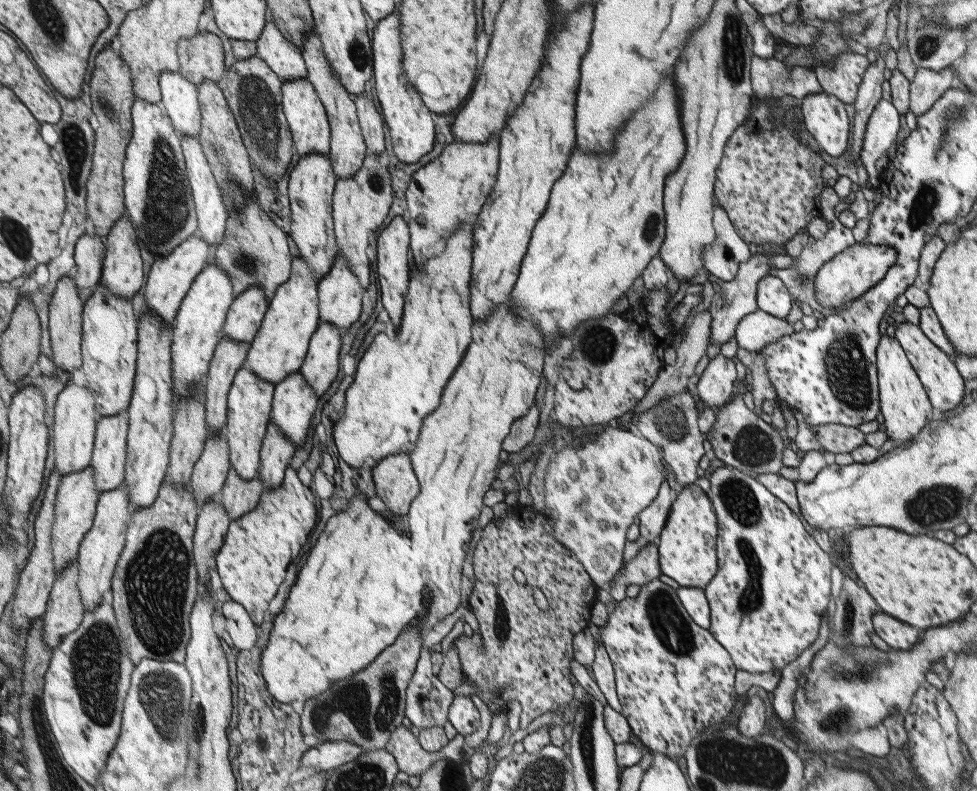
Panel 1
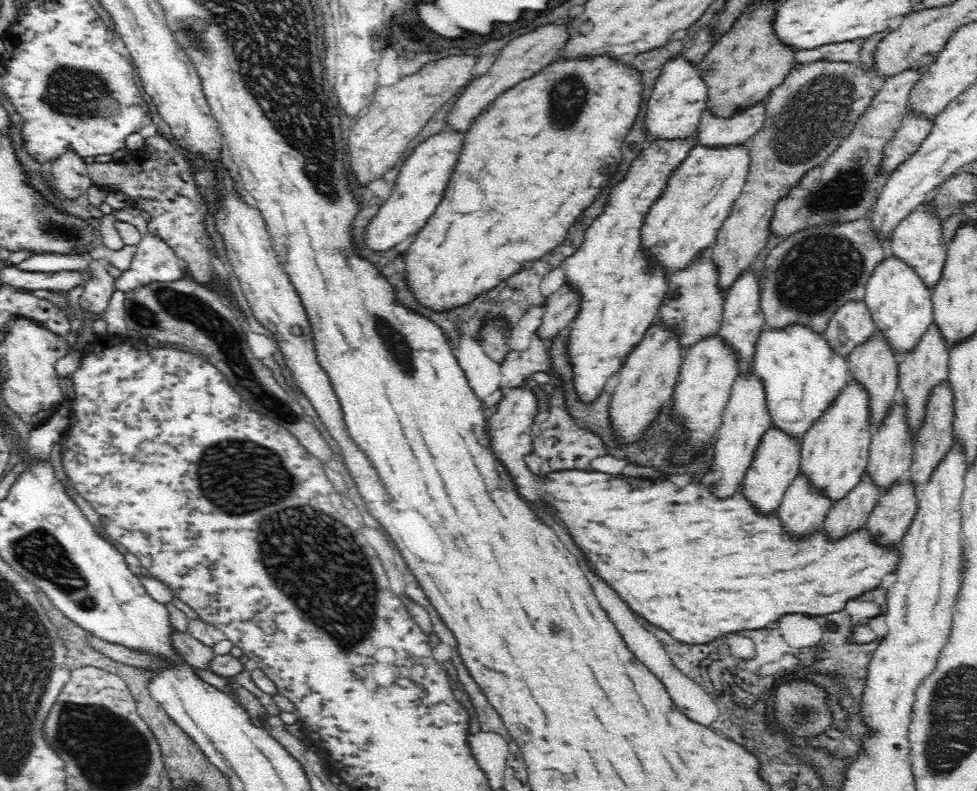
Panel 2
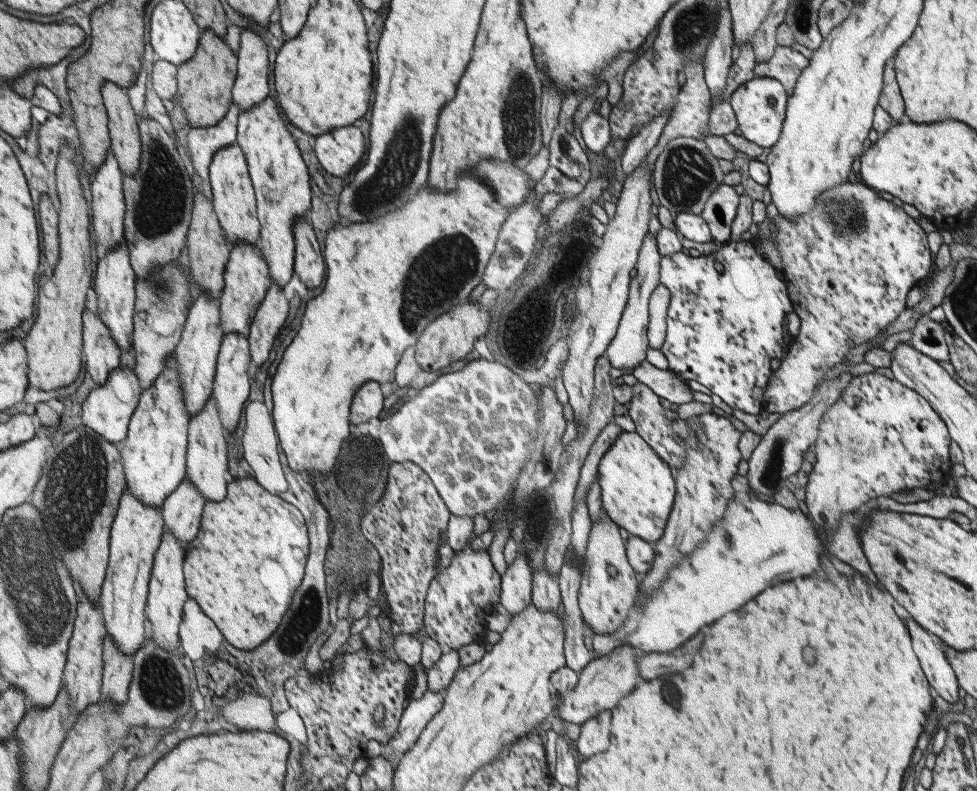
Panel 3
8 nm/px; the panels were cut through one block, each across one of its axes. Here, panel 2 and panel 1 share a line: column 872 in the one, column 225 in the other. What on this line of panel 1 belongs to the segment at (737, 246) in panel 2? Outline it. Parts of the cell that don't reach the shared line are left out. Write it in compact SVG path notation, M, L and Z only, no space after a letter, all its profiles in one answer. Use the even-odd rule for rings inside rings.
M257 55L239 59L225 76L225 96L237 117L247 150L257 169L271 174L285 174L293 162L293 131L284 109L284 80Z

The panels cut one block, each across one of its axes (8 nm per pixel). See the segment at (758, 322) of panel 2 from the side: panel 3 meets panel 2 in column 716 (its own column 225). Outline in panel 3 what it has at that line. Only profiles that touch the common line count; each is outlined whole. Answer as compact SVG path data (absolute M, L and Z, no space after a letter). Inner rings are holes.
M197 293L194 304L190 307L184 335L176 346L176 350L171 354L177 357L185 404L193 415L199 414L213 397L220 348L225 335L220 300L211 293Z

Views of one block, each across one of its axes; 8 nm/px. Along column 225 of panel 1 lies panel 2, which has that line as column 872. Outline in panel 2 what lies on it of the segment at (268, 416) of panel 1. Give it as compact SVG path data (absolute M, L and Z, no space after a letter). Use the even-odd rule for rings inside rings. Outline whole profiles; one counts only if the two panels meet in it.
M850 381L837 394L834 402L826 409L826 412L804 432L800 438L800 456L798 456L798 479L807 480L811 490L822 494L826 500L836 502L846 497L852 488L858 485L868 462L868 444L873 429L868 423L868 395L866 391Z

